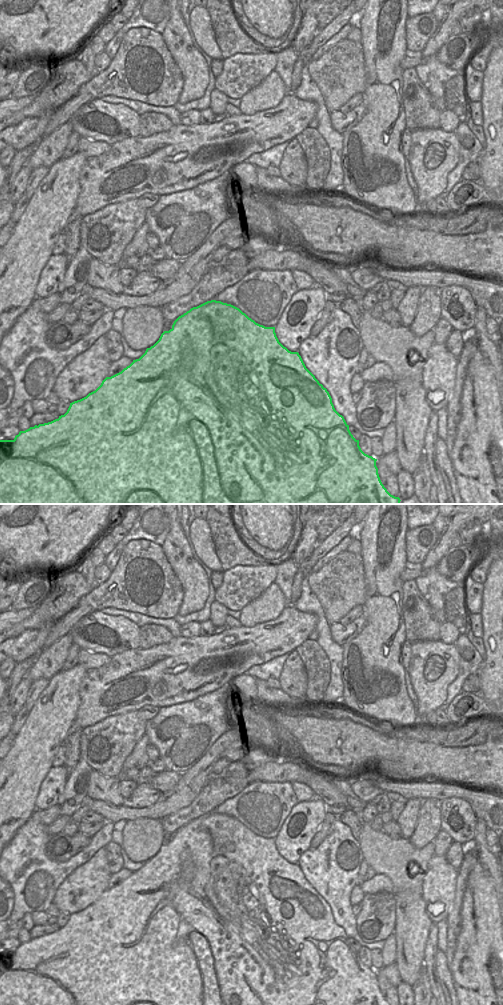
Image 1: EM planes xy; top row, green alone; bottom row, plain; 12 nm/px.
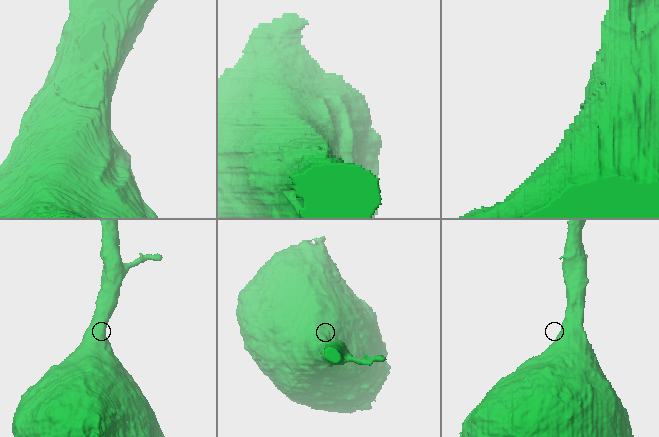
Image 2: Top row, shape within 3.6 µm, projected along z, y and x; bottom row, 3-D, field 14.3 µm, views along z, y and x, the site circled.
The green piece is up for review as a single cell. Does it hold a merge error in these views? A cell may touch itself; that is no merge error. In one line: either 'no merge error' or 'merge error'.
no merge error

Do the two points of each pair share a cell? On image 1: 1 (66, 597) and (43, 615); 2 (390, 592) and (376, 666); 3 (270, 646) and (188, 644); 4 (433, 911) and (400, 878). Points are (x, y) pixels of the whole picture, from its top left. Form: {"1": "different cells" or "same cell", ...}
{"1": "same cell", "2": "same cell", "3": "same cell", "4": "different cells"}

